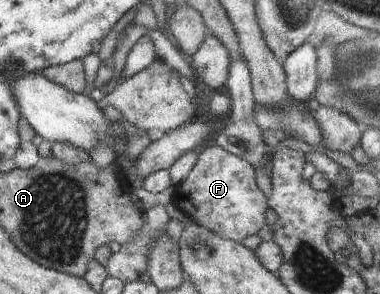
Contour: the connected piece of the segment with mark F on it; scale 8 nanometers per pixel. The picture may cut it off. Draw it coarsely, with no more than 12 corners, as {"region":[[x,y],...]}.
{"region":[[199,151],[171,202],[234,241],[266,227],[255,166]]}

